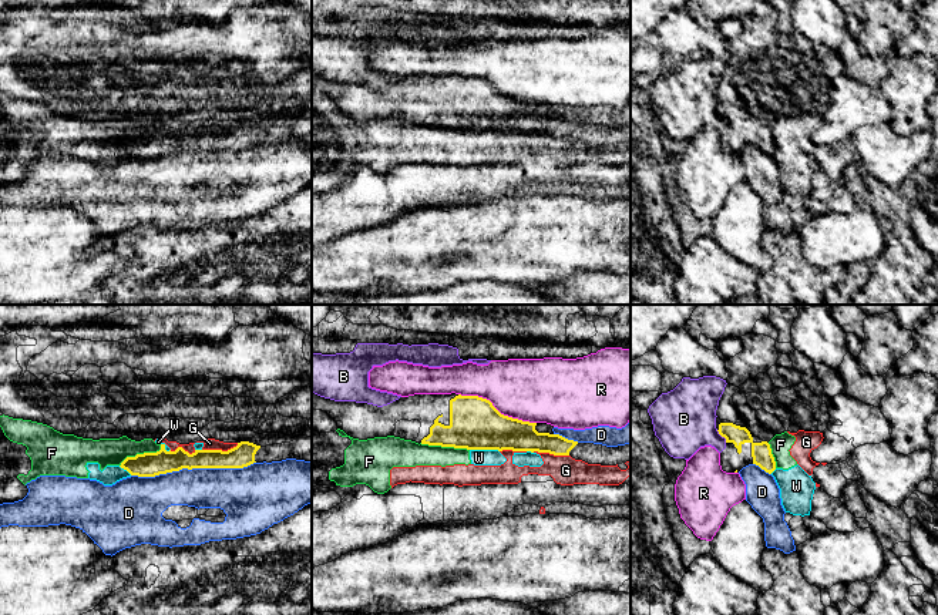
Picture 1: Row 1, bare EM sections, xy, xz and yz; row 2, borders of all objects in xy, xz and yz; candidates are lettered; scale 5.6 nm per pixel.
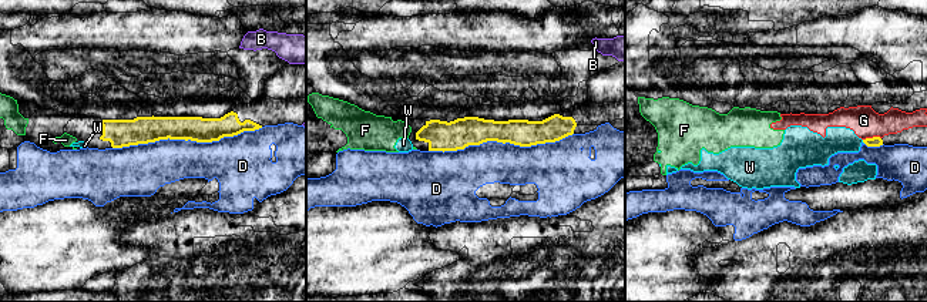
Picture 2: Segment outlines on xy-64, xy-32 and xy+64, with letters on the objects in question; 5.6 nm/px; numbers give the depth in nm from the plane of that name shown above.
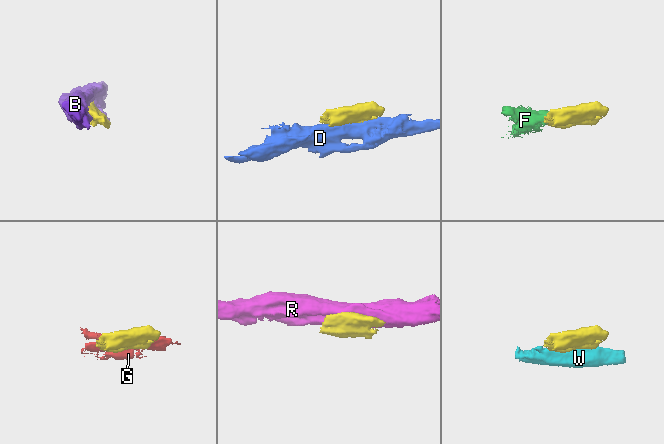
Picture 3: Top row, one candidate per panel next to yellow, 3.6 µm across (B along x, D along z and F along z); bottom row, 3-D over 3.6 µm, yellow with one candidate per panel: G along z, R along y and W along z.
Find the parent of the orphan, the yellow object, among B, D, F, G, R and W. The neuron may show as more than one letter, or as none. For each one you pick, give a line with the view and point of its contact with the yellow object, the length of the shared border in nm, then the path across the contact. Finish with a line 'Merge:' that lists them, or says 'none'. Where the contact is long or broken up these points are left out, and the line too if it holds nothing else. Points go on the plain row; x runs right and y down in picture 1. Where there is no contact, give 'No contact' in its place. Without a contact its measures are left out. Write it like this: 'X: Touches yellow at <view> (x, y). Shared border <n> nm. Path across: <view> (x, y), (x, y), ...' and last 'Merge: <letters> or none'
Merge: none

